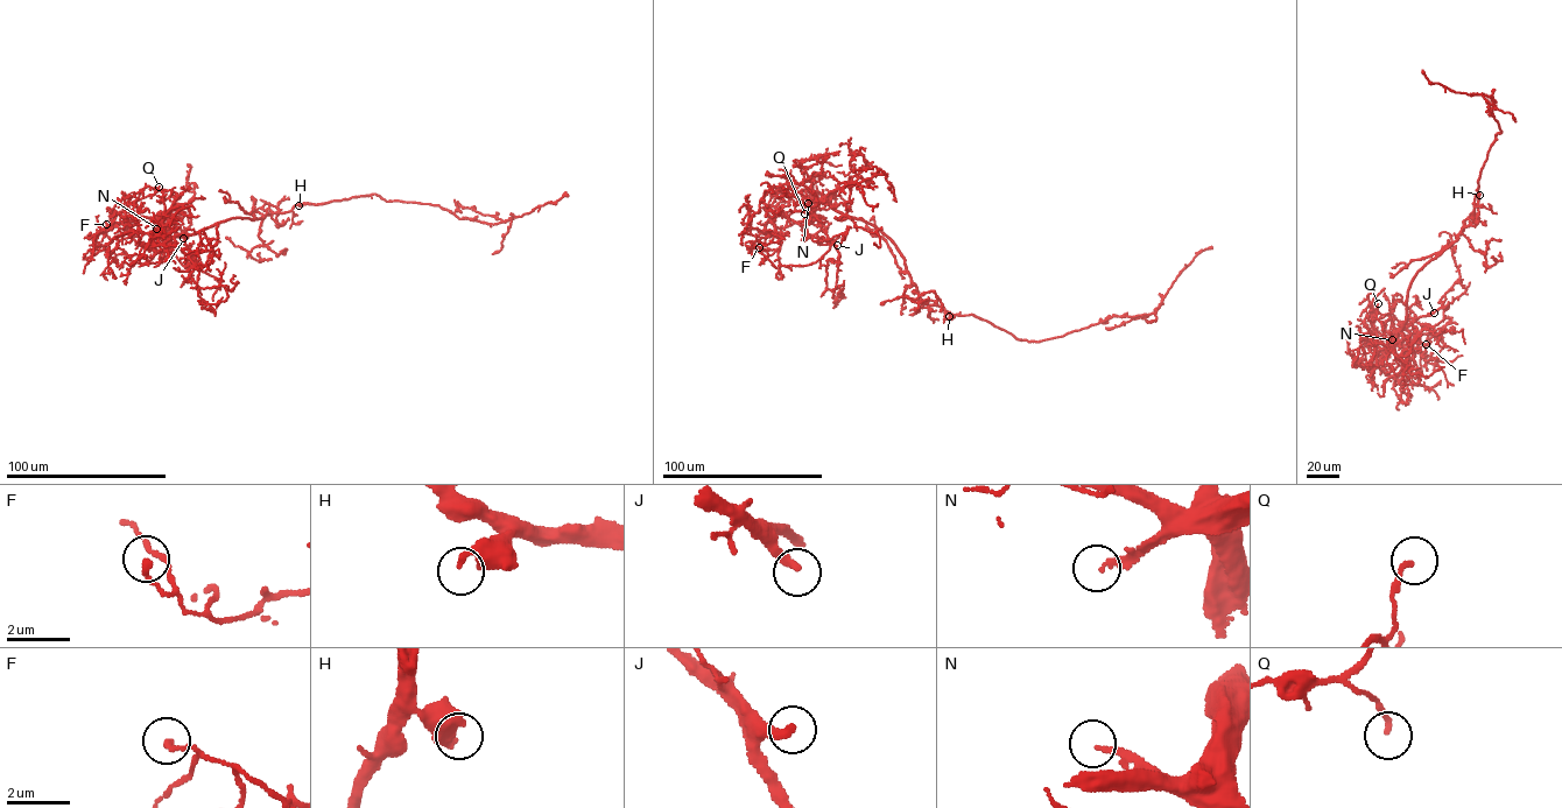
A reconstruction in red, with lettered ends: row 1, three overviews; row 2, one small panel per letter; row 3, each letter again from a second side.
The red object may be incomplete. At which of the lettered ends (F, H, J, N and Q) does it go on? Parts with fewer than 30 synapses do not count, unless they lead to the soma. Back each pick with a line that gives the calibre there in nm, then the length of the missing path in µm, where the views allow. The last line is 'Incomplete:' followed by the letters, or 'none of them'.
J: 280 nm | 50 µm
N: 160 nm | 60 µm
Incomplete: J, N

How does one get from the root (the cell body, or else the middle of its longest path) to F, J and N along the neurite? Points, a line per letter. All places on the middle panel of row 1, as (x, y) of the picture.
F: (921, 300), (889, 238), (824, 198), (815, 201), (807, 224), (775, 216), (780, 246), (759, 247)
J: (921, 300), (902, 255), (889, 238), (871, 224), (834, 210), (824, 198), (815, 201), (815, 216), (837, 245)
N: (921, 300), (902, 255), (889, 238), (871, 224), (834, 210), (824, 198), (808, 203)

